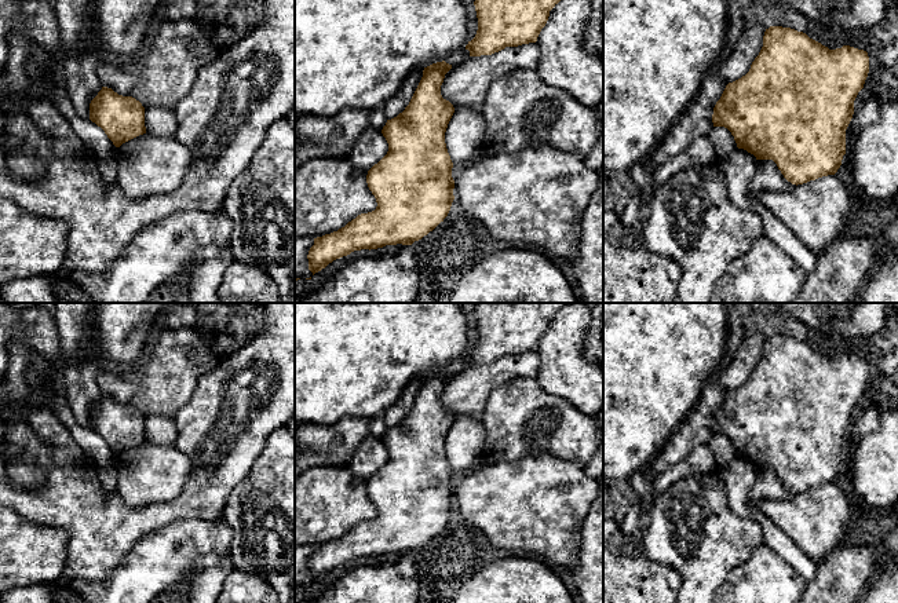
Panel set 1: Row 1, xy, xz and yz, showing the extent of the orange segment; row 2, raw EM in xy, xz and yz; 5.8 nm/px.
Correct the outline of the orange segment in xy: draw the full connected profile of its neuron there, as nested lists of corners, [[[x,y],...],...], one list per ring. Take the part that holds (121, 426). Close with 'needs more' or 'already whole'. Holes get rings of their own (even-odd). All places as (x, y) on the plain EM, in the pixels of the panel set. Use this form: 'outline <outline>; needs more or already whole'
outline [[[102,395],[91,409],[90,428],[105,439],[116,456],[146,442],[142,412],[107,395]]]; already whole

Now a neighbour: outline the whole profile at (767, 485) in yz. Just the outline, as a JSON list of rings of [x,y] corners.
[[[756,468],[756,479],[748,497],[752,508],[759,509],[763,500],[792,498],[796,493],[788,490],[773,468]]]

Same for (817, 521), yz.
[[[828,483],[785,500],[763,500],[759,511],[769,516],[818,566],[843,547],[850,526],[851,507],[837,483]]]

